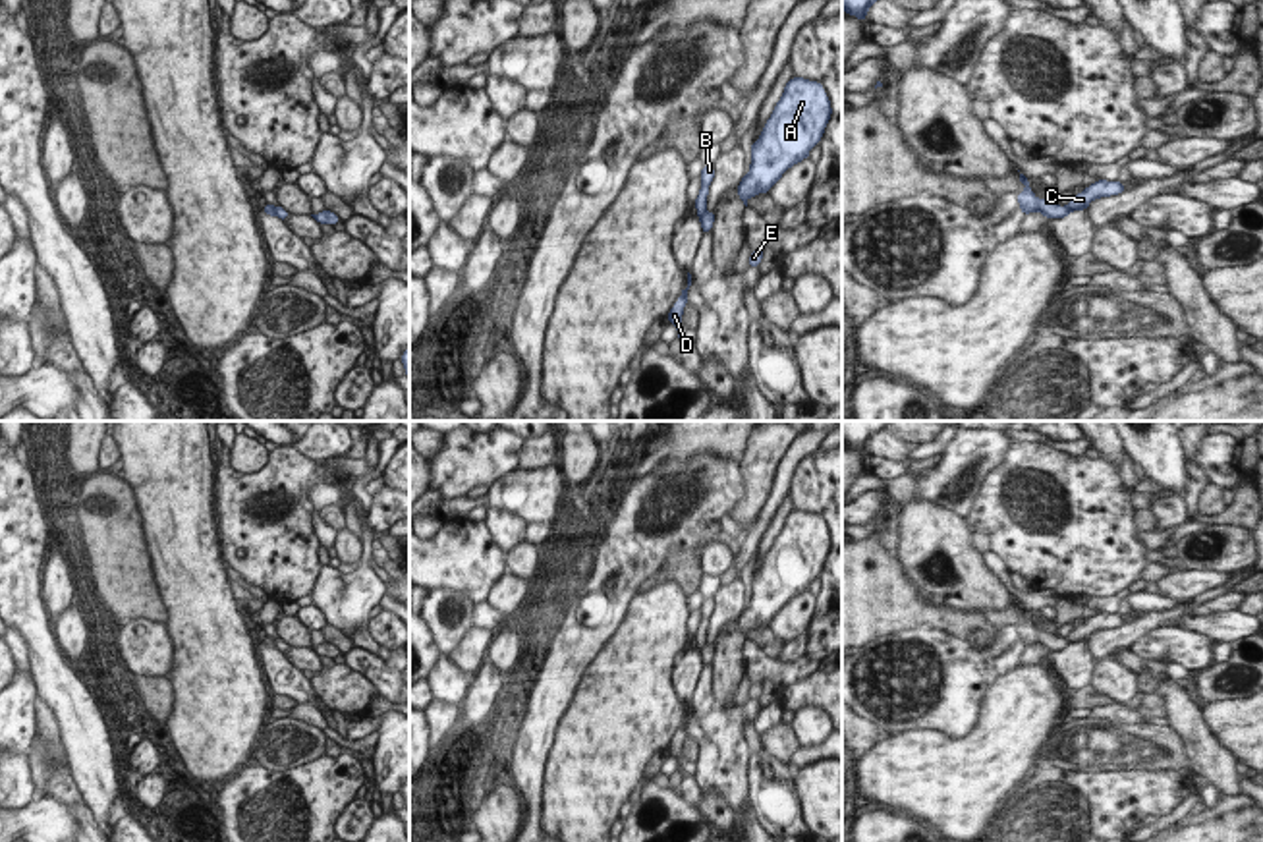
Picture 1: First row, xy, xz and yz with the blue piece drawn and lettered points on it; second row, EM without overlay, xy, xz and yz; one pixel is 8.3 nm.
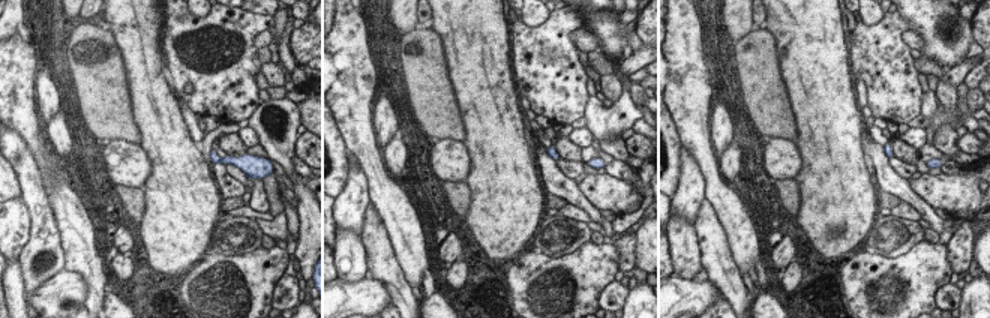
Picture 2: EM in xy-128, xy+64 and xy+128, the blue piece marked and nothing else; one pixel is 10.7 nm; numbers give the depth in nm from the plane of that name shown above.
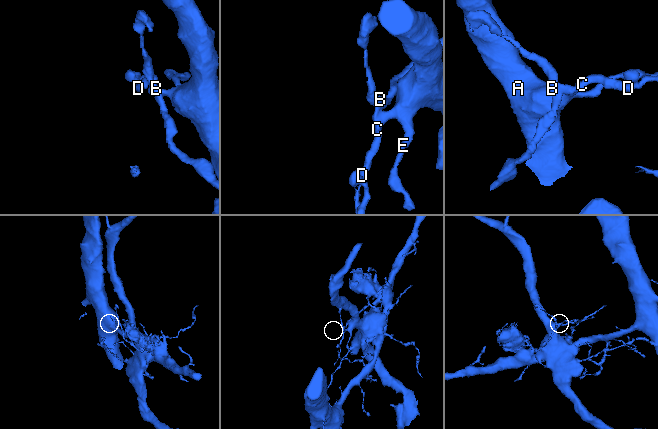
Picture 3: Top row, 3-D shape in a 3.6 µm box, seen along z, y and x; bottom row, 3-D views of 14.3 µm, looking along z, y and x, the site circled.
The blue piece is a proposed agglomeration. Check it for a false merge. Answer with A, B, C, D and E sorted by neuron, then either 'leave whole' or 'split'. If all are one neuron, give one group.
A C D E / B | split

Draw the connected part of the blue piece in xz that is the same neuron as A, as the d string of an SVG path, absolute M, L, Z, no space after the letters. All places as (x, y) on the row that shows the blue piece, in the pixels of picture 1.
M792 77L757 141L751 143L749 172L738 183L738 195L747 199L769 193L782 174L809 158L823 139L832 108L819 81Z

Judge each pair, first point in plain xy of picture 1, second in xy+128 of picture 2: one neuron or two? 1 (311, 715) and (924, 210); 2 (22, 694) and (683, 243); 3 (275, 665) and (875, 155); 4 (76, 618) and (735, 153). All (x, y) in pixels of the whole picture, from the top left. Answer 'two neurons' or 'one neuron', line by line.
1: two neurons
2: two neurons
3: one neuron
4: one neuron

